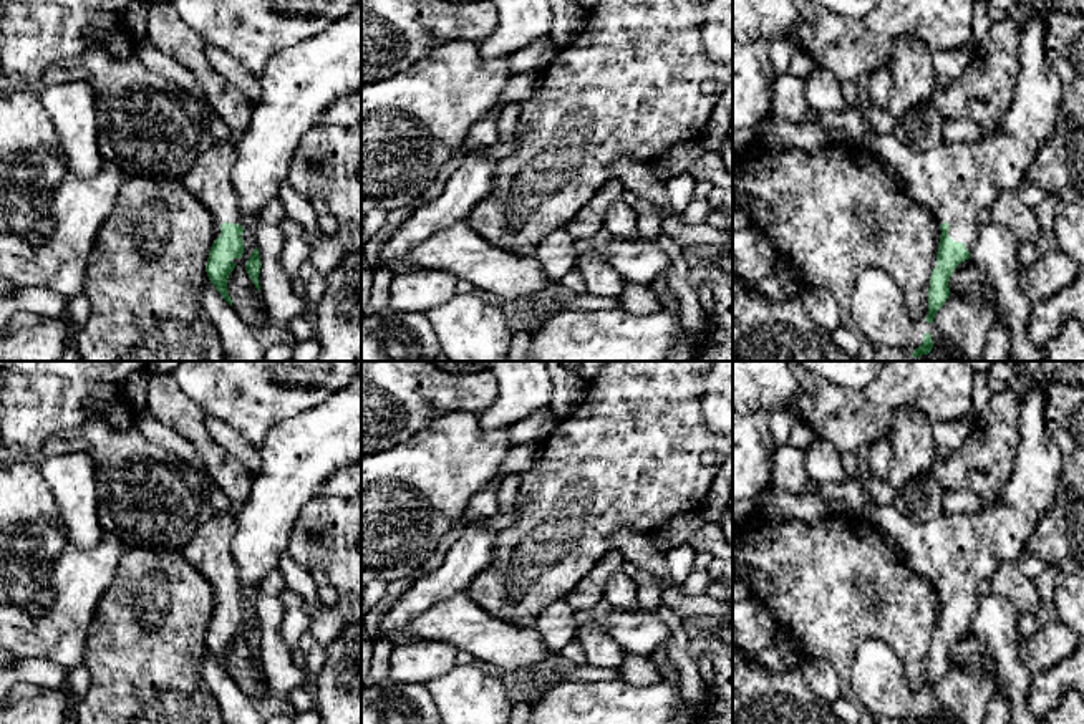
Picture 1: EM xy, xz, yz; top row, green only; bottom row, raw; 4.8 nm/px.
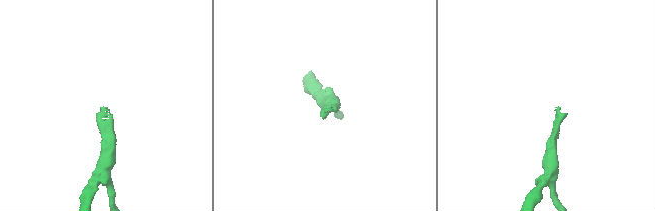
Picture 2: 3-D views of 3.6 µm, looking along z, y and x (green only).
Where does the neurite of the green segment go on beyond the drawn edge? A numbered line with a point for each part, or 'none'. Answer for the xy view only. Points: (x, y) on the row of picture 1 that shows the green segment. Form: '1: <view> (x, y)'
1: xy (209, 179)

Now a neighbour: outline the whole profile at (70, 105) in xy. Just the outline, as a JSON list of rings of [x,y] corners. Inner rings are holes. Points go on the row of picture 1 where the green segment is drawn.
[[[88,80],[61,81],[38,89],[50,114],[68,172],[91,177],[99,172],[103,157],[98,146],[94,94]]]

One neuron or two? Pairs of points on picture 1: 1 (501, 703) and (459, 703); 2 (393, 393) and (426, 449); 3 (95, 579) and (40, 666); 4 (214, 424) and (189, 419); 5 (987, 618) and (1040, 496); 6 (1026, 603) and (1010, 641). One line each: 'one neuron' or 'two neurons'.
1: one neuron
2: two neurons
3: two neurons
4: two neurons
5: two neurons
6: two neurons

